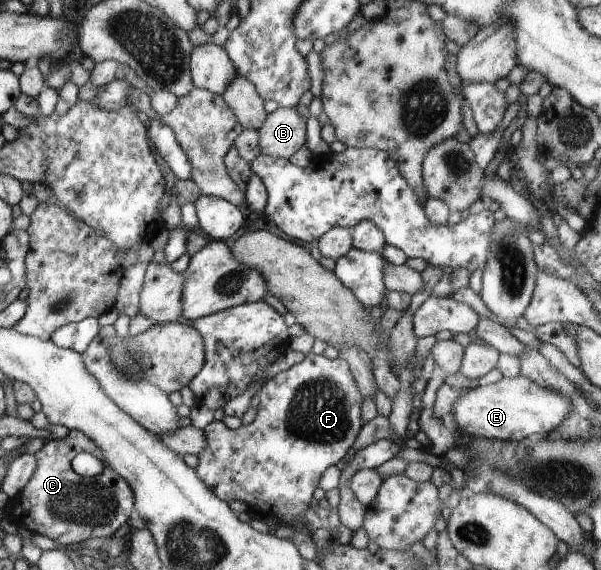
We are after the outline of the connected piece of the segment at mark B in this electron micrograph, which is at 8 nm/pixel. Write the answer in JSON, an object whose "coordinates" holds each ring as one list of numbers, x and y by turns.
{"coordinates":[[279,107,266,115,257,130,262,155,289,160,306,143,306,121,294,107]]}

